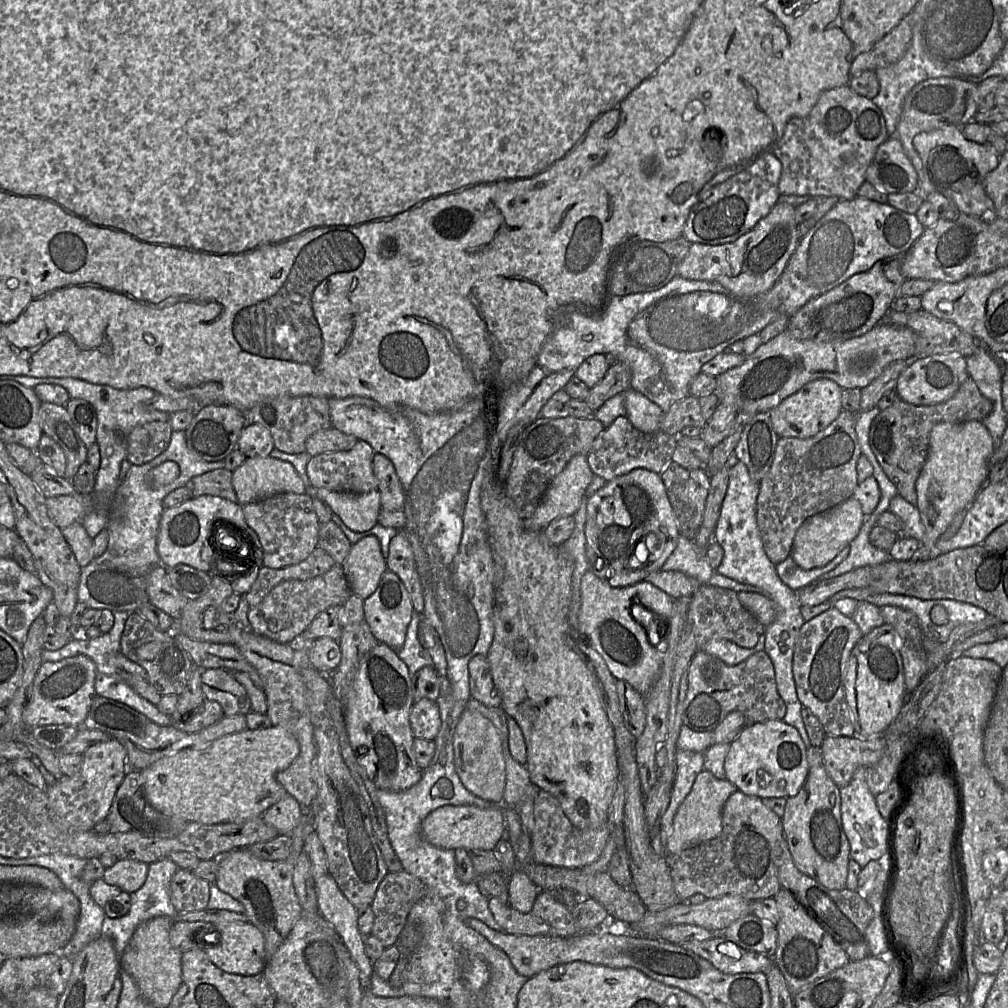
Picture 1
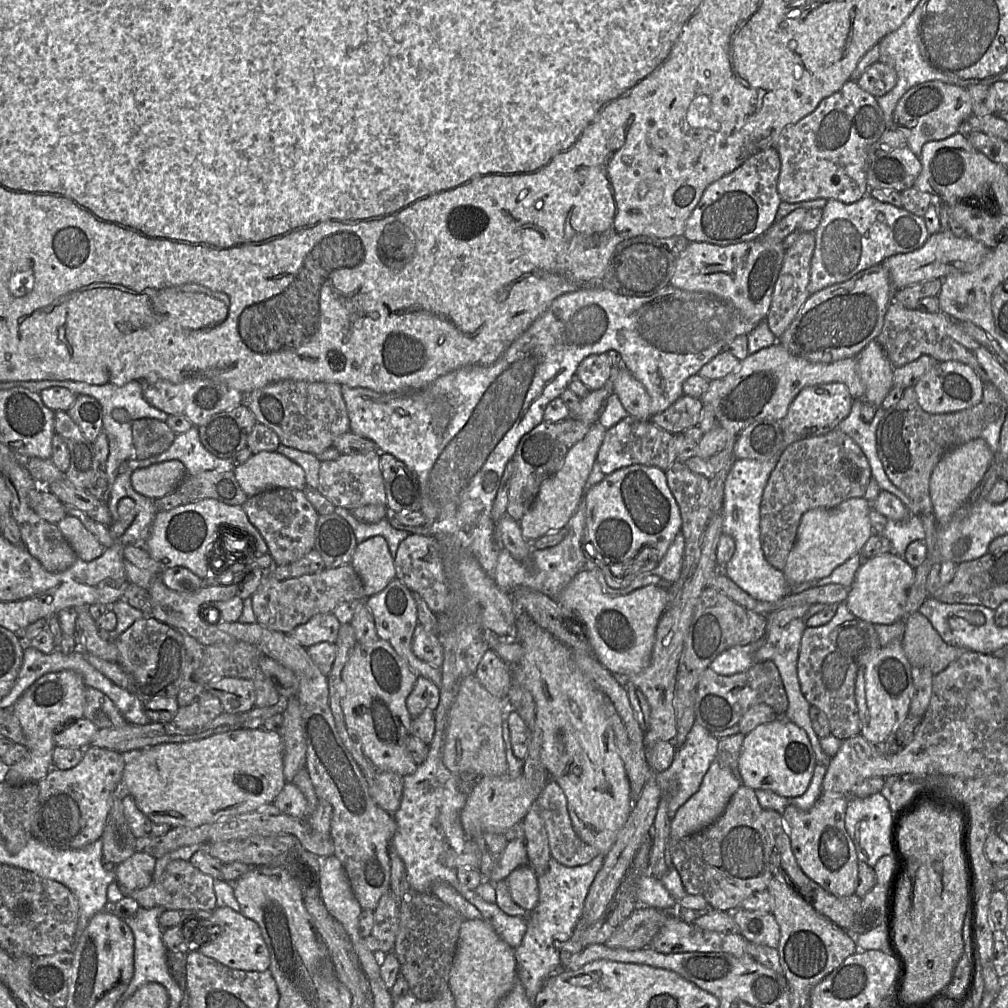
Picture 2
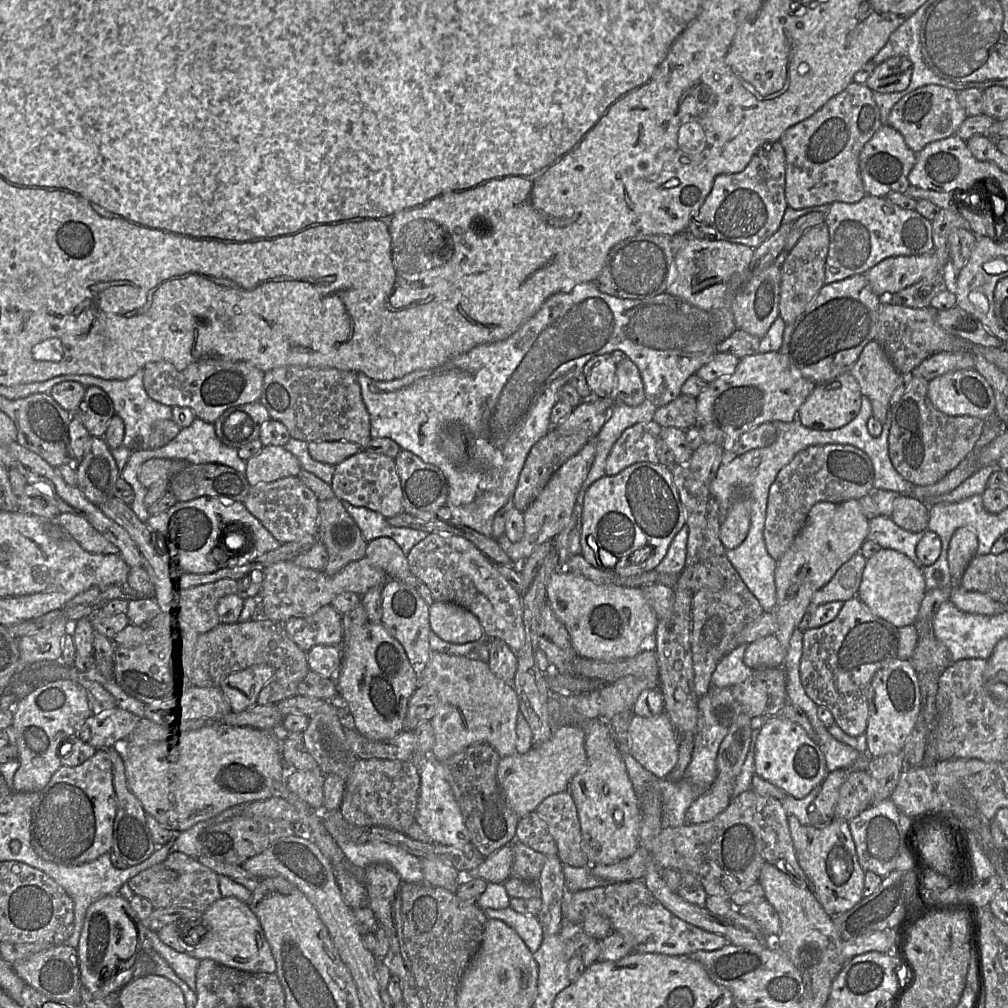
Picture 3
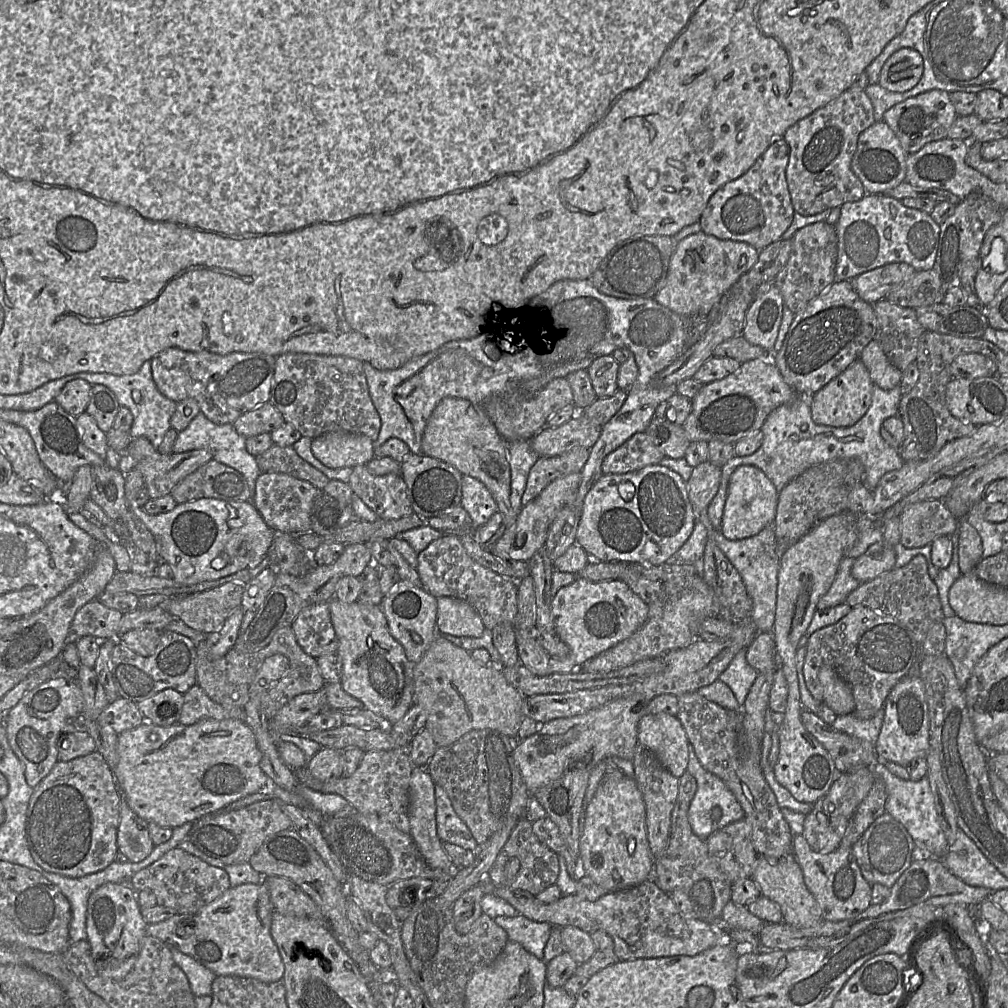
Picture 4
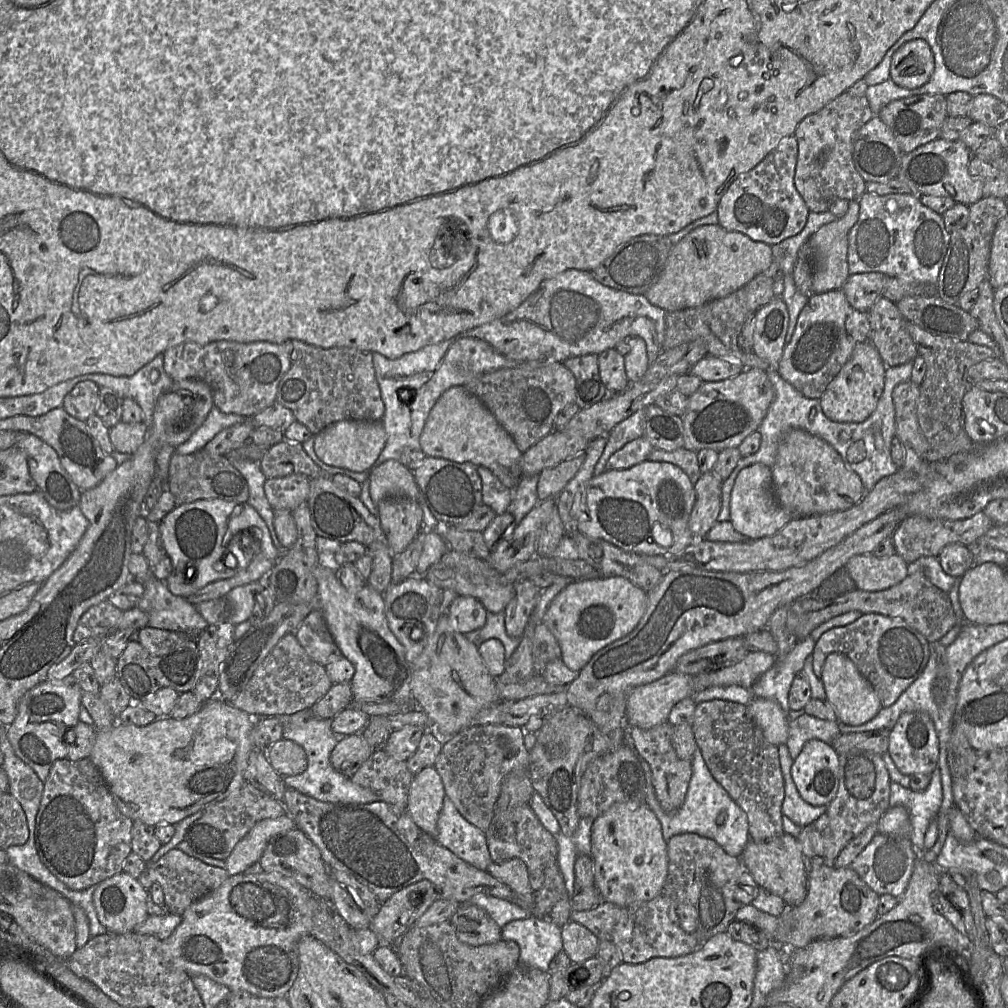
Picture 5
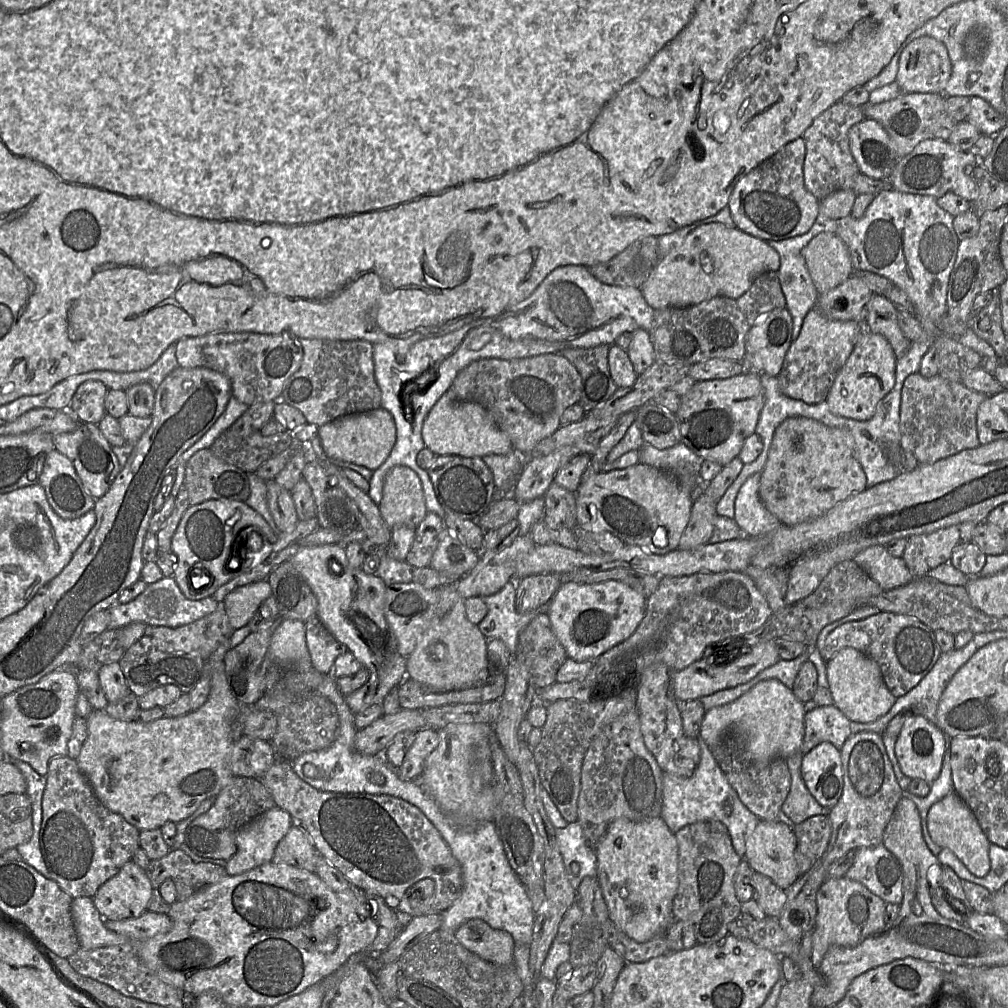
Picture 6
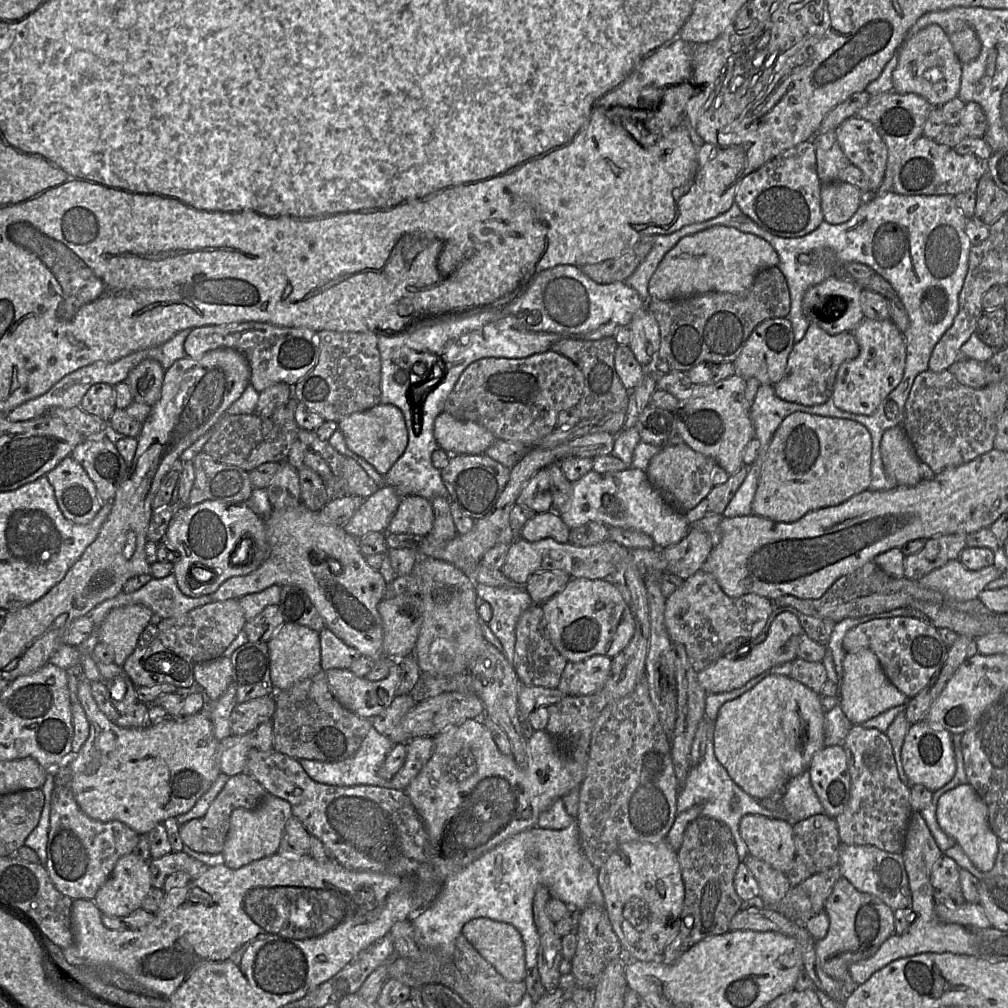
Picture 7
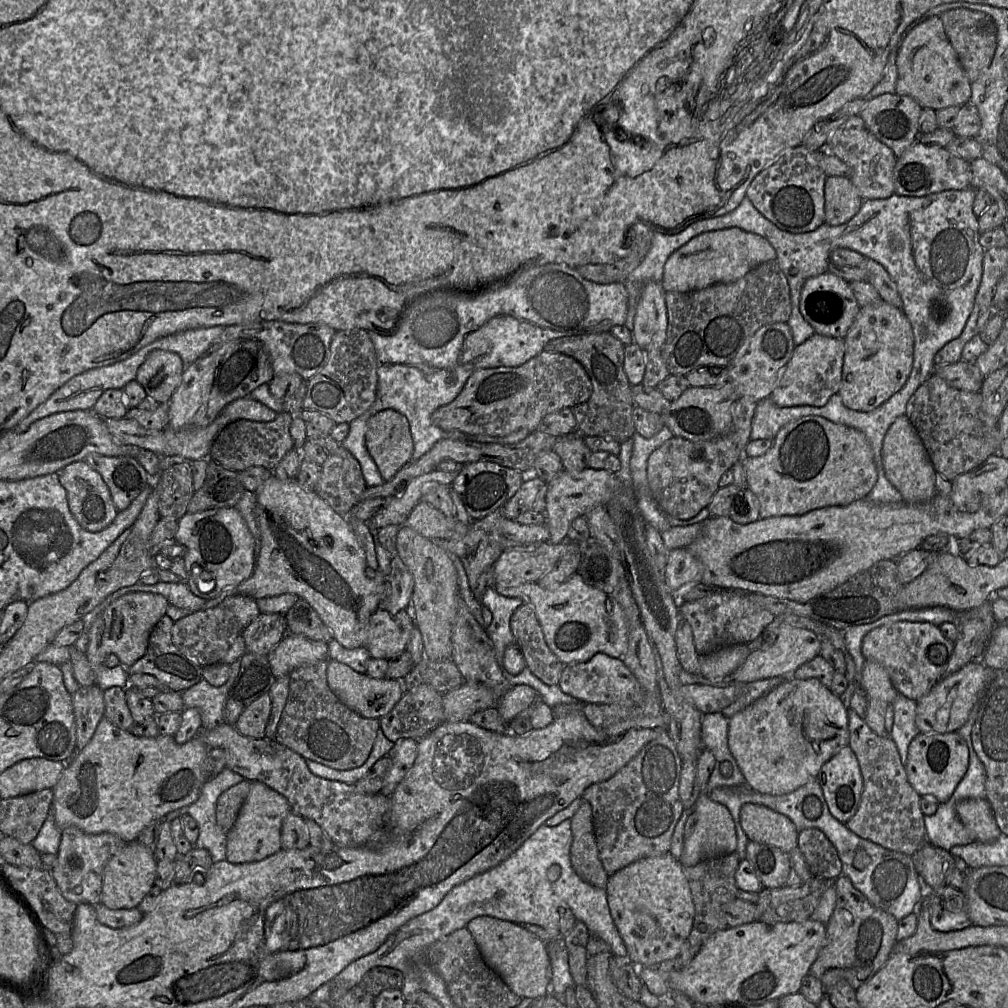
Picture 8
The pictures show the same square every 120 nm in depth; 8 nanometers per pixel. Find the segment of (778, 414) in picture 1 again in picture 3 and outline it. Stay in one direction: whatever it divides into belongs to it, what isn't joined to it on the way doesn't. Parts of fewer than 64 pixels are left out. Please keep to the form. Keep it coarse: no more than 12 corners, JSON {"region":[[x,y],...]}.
{"region":[[845,372],[817,385],[797,419],[838,429],[857,416],[858,382]]}

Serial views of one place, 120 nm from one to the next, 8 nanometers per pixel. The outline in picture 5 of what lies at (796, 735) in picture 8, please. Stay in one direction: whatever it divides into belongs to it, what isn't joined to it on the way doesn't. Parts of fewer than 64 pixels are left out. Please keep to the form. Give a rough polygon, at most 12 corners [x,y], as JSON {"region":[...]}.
{"region":[[775,700],[747,710],[768,743],[786,744],[789,719]]}

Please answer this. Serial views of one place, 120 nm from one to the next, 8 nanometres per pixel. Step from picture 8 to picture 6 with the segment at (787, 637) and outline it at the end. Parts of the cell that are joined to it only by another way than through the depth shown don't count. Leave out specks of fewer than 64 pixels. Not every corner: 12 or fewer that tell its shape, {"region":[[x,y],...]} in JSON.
{"region":[[774,640],[727,667],[699,660],[672,673],[679,703],[749,682],[780,660]]}

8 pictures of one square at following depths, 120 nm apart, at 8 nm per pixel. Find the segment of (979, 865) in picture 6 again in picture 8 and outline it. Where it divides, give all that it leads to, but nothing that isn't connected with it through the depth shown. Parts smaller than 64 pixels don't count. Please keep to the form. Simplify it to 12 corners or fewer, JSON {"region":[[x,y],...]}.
{"region":[[964,799],[955,810],[975,842],[1001,831],[986,799]]}

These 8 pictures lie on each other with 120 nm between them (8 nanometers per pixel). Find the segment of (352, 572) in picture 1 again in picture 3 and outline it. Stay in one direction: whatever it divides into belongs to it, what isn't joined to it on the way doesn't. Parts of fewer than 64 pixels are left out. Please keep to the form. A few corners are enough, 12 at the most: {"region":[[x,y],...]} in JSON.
{"region":[[389,537],[365,552],[388,578],[410,574],[407,556]]}

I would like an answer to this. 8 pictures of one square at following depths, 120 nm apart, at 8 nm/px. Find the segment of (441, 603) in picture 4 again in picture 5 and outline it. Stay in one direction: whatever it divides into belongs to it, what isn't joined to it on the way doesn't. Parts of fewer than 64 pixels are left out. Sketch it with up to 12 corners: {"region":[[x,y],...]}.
{"region":[[470,596],[456,597],[446,614],[462,634],[483,627],[487,611]]}

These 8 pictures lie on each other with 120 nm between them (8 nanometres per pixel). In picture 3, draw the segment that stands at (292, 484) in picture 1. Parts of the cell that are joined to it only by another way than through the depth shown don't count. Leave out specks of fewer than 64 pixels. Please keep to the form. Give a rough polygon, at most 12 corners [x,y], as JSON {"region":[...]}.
{"region":[[263,446],[246,462],[250,486],[296,477],[302,469],[282,446]]}

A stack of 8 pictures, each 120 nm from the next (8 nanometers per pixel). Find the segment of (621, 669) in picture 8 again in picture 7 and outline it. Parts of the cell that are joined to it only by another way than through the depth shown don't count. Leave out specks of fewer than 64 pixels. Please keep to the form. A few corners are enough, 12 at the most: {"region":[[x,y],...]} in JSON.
{"region":[[612,658],[567,662],[558,689],[591,695],[605,685]]}

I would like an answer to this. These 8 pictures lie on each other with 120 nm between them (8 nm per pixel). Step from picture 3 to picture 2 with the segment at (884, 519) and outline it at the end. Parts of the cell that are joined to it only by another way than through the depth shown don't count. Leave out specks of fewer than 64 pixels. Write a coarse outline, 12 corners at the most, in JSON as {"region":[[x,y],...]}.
{"region":[[921,515],[888,519],[880,533],[889,552],[903,557],[907,546],[925,539]]}

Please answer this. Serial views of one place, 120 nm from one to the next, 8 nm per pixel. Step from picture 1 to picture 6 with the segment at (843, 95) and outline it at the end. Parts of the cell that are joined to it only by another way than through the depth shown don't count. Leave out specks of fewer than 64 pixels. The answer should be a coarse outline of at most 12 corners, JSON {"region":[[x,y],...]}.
{"region":[[838,101],[804,131],[804,184],[819,201],[853,189],[849,130],[863,107]]}

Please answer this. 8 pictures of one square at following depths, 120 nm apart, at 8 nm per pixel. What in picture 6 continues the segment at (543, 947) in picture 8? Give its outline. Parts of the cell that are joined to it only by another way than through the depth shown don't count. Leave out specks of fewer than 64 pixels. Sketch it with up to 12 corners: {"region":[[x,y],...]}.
{"region":[[474,918],[455,937],[494,965],[513,964],[513,936]]}

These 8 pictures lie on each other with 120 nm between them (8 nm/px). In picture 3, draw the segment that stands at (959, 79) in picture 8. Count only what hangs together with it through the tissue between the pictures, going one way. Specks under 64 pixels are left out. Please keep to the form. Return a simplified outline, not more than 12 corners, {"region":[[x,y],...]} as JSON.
{"region":[[896,56],[877,65],[865,84],[873,92],[909,86],[911,61]]}

